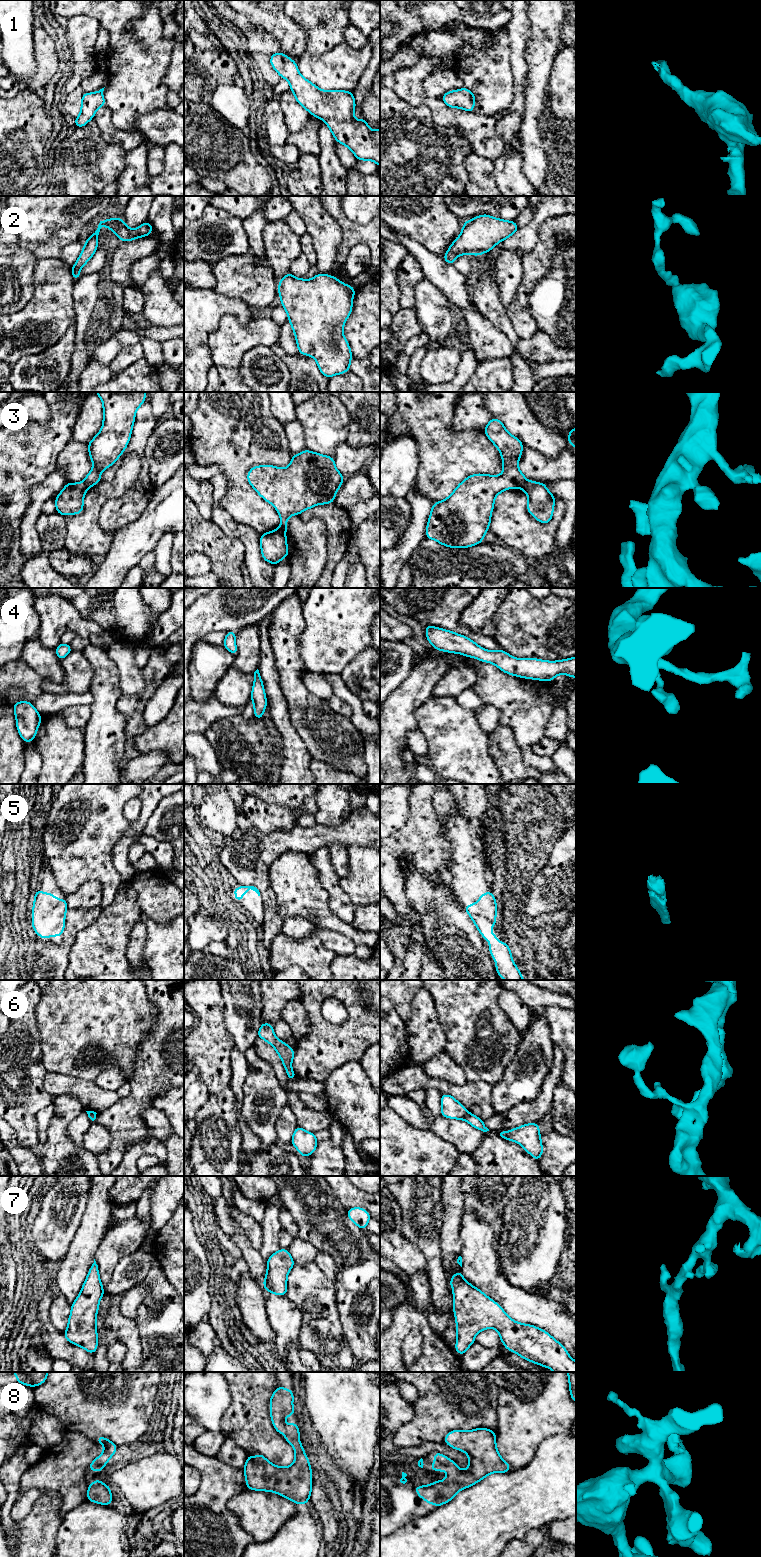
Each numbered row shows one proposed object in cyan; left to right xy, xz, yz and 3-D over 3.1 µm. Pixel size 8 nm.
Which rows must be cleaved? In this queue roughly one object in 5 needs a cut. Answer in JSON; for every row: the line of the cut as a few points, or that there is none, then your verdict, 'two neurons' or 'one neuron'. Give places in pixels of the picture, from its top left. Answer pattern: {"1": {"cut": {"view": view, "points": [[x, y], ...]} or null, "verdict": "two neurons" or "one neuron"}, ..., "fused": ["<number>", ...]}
{"1": {"cut": null, "verdict": "one neuron"}, "2": {"cut": null, "verdict": "one neuron"}, "3": {"cut": {"view": "xz", "points": [[276, 529], [284, 535]]}, "verdict": "two neurons"}, "4": {"cut": null, "verdict": "one neuron"}, "5": {"cut": null, "verdict": "one neuron"}, "6": {"cut": null, "verdict": "one neuron"}, "7": {"cut": null, "verdict": "one neuron"}, "8": {"cut": null, "verdict": "one neuron"}, "fused": ["3"]}

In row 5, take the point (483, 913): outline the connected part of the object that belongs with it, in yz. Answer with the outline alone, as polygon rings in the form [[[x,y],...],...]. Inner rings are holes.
[[[492,891],[482,894],[477,903],[463,907],[473,920],[480,935],[484,936],[484,940],[492,942],[488,948],[495,959],[498,975],[505,980],[525,980],[512,960],[512,953],[507,942],[499,943],[498,936],[491,934],[491,929],[496,924],[497,908]]]

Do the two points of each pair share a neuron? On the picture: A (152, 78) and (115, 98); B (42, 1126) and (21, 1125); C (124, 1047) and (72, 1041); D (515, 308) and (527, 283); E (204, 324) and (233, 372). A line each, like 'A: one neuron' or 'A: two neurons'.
A: one neuron
B: two neurons
C: one neuron
D: one neuron
E: two neurons

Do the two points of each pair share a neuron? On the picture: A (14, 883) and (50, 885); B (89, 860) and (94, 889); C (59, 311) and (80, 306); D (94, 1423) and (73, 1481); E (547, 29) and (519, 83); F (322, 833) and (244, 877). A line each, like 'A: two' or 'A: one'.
A: two
B: two
C: two
D: two
E: two
F: one

